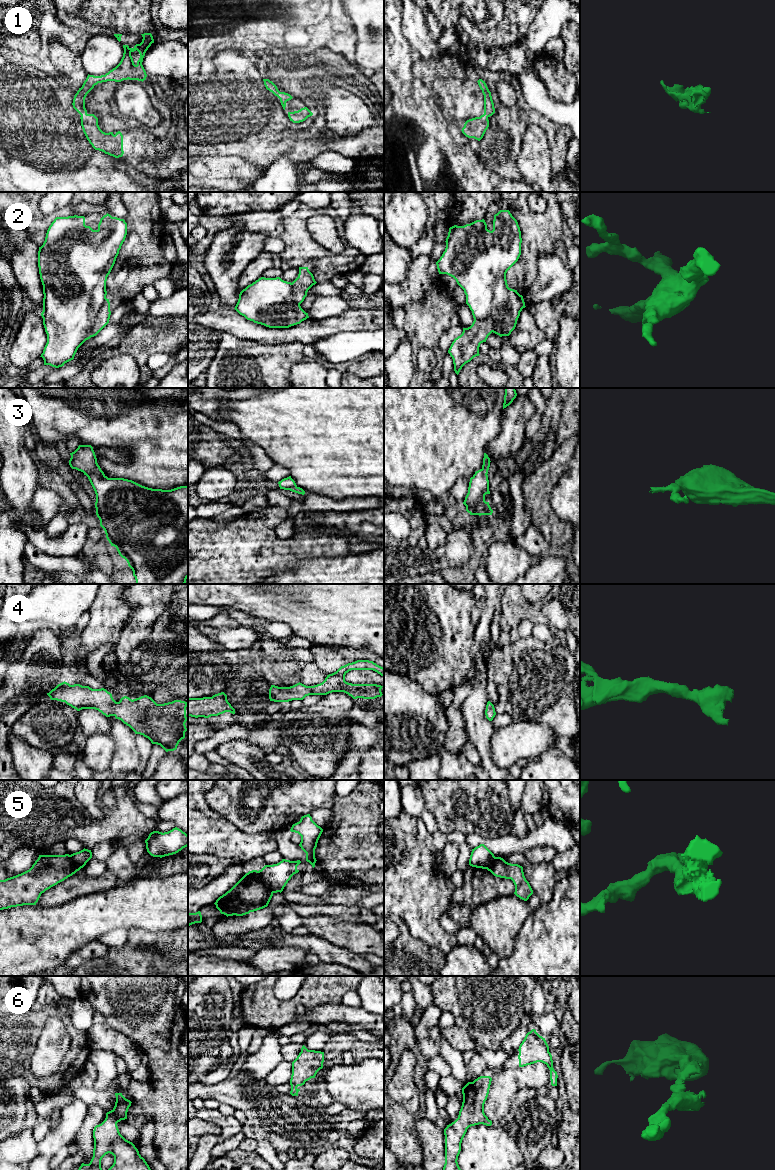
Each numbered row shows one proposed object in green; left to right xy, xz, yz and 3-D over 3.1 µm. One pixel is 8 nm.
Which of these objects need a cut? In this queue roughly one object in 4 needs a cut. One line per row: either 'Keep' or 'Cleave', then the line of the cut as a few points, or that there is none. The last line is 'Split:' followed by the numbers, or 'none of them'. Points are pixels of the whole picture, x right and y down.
1: Keep. No split
2: Cleave. Split along xy (106, 298), (98, 312), (91, 336)
3: Keep. No split
4: Keep. No split
5: Cleave. Split along xz (258, 871), (259, 878), (273, 892)
6: Keep. No split
Split: 2, 5

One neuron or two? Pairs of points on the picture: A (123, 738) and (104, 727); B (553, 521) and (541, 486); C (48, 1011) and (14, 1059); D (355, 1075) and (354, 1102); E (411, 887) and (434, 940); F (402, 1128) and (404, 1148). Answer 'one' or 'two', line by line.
A: two
B: one
C: one
D: one
E: one
F: one

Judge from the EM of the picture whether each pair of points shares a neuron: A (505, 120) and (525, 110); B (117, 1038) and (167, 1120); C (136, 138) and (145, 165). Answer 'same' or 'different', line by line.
A: same
B: different
C: same

